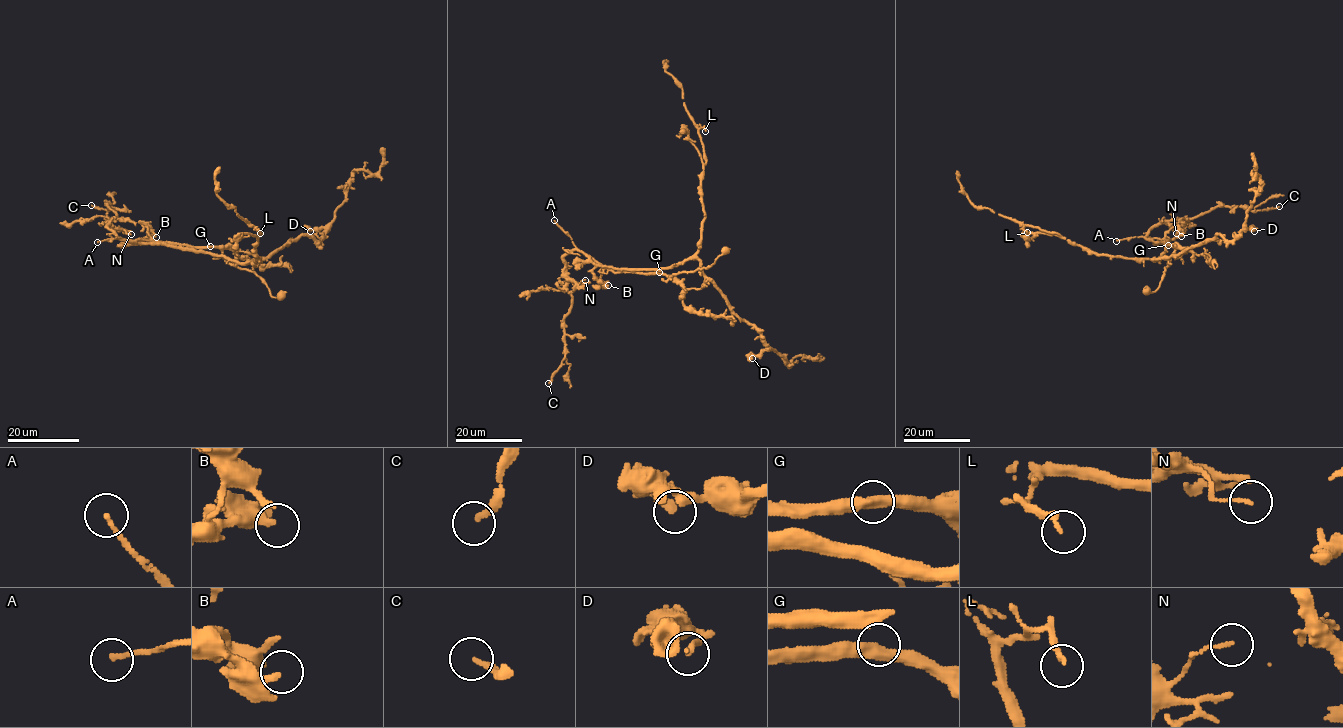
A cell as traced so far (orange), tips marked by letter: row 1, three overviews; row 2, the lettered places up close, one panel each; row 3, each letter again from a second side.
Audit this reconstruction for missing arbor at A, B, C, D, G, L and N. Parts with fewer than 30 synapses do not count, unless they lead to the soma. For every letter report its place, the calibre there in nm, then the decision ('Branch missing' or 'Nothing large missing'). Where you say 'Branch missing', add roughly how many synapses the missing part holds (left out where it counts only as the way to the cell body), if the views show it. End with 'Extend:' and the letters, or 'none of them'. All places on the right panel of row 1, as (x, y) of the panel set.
A: Place: (1116, 241). Thickness 160 nm. Branch missing
B: Place: (1181, 236). Thickness 360 nm. Nothing large missing
C: Place: (1279, 206). Thickness 200 nm. Nothing large missing
D: Place: (1254, 231). Thickness 240 nm. Nothing large missing
G: Place: (1168, 245). Thickness 420 nm. Nothing large missing
L: Place: (1027, 232). Thickness 190 nm. Nothing large missing
N: Place: (1176, 233). Thickness 110 nm. Nothing large missing
Extend: A

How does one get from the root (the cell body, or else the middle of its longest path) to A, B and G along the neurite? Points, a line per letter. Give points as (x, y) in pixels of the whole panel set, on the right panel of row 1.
A: (1162, 254), (1163, 242), (1142, 236), (1116, 241)
B: (1162, 254), (1164, 237), (1168, 231), (1176, 226), (1181, 236)
G: (1162, 254), (1166, 241), (1168, 245)

